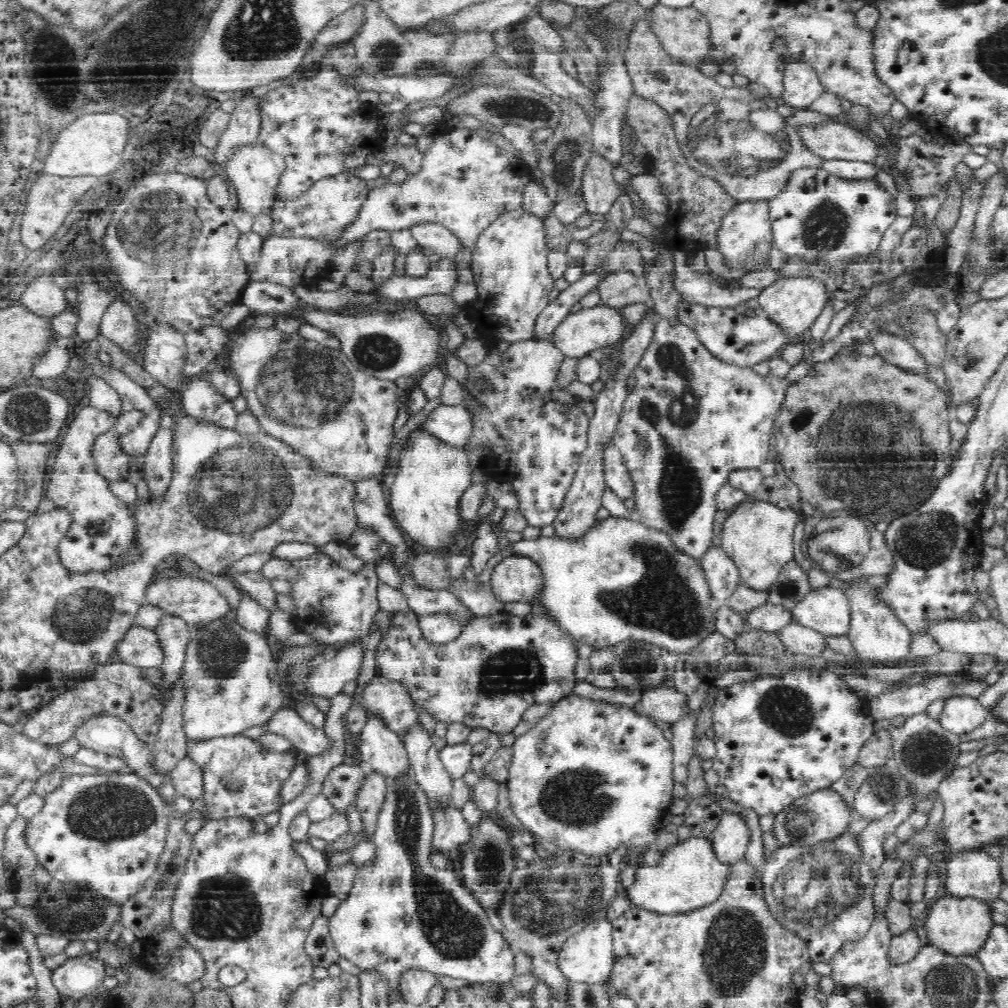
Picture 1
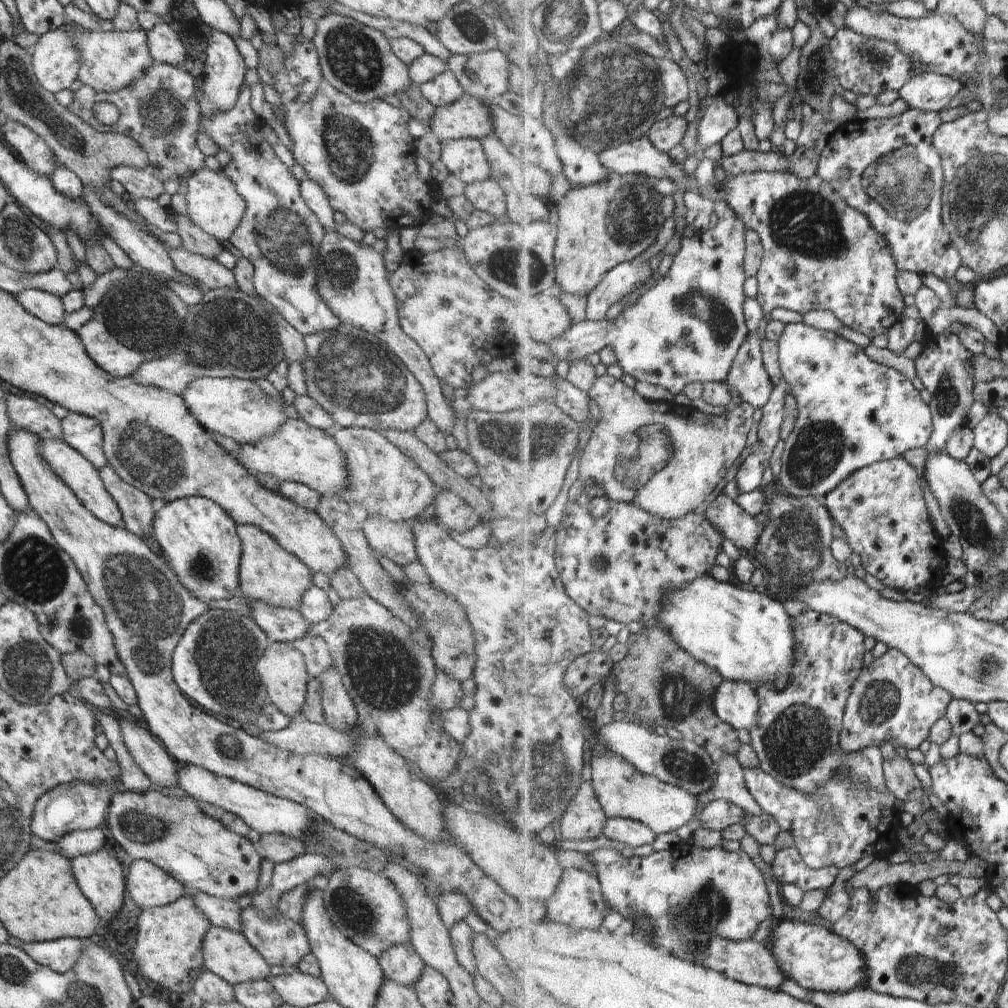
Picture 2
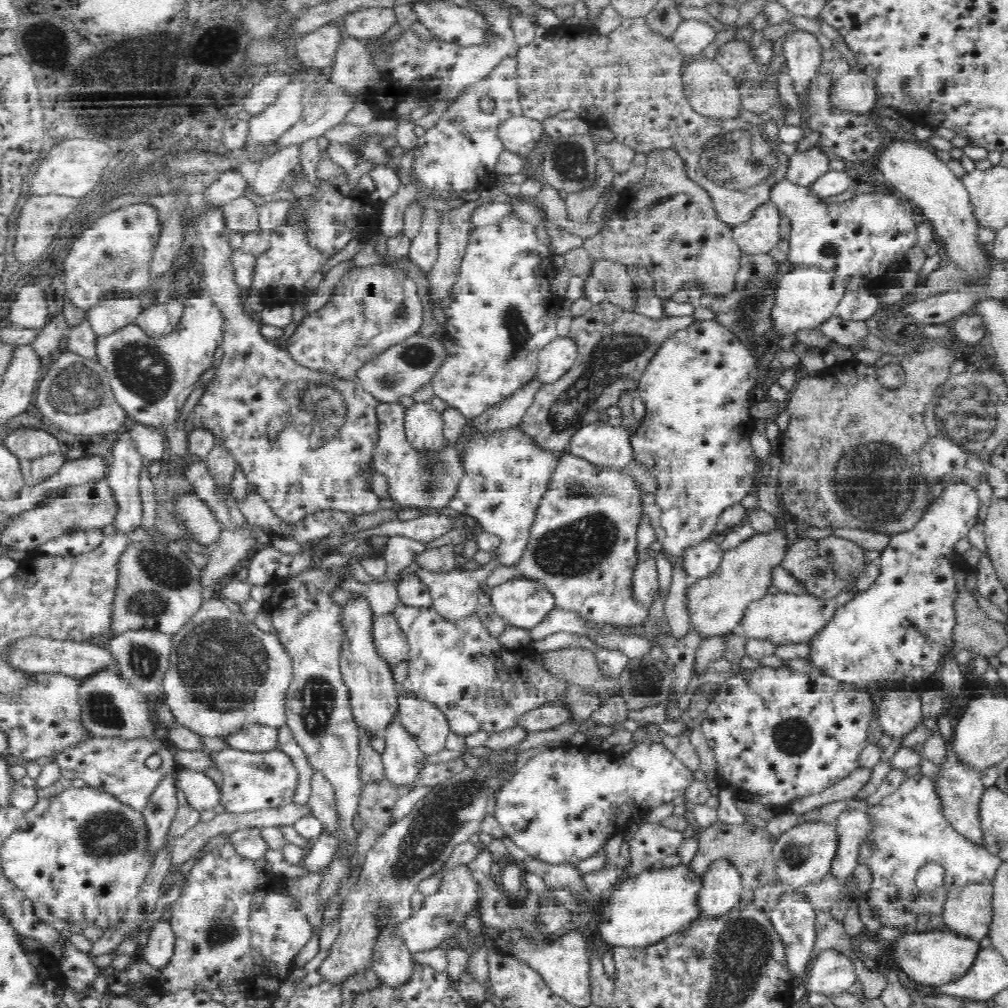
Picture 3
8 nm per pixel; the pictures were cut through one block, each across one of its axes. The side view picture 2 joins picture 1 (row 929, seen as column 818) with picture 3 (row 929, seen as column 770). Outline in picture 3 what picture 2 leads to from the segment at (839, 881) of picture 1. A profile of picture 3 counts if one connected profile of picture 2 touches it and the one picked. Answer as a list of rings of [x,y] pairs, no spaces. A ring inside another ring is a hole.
[[[791,890],[778,901],[778,904],[769,912],[768,917],[777,937],[780,938],[780,944],[784,945],[784,962],[788,969],[788,980],[790,983],[798,982],[804,976],[810,952],[814,948],[816,935],[814,911],[810,903],[806,903],[806,897],[792,893]]]

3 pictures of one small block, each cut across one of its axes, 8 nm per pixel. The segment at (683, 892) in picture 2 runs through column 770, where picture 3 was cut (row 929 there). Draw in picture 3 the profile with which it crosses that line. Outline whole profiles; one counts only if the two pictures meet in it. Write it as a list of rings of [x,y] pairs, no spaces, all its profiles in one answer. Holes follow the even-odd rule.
[[[918,772],[894,792],[894,796],[888,796],[879,805],[869,808],[866,812],[868,817],[868,834],[860,838],[858,846],[858,864],[866,866],[872,874],[872,883],[866,892],[866,899],[872,914],[880,920],[884,928],[902,930],[902,935],[916,934],[918,918],[920,916],[940,916],[948,896],[948,893],[956,887],[967,887],[968,885],[990,885],[998,867],[1003,863],[1000,858],[990,855],[980,845],[968,840],[965,836],[954,831],[944,815],[940,811],[934,780],[927,778]],[[930,861],[937,861],[945,868],[945,885],[932,894],[924,894],[917,890],[914,884],[916,873],[924,864]]]

